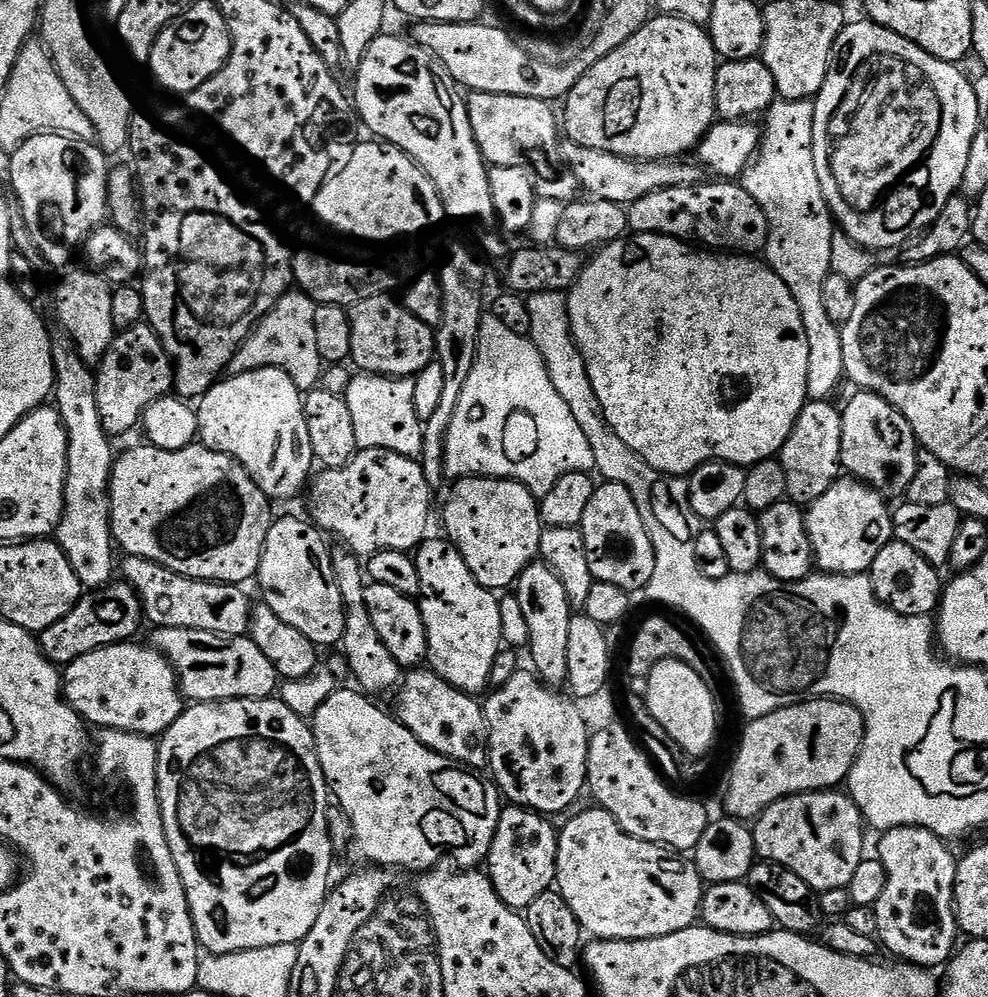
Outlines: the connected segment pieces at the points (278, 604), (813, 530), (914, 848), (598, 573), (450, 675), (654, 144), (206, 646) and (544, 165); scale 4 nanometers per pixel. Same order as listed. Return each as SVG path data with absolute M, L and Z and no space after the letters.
M296 516L273 519L270 534L266 534L258 573L260 588L264 591L262 600L274 614L278 614L278 618L282 618L282 622L306 634L312 644L336 646L344 636L346 618L342 593L338 591L332 569L330 544L315 523L305 520Z
M847 474L834 481L822 498L807 505L804 514L815 567L829 576L863 576L871 573L878 550L894 538L893 509L888 508L888 504L889 501L871 485Z
M892 828L879 839L878 858L888 875L886 890L882 890L874 905L878 918L876 936L883 951L885 948L896 955L893 957L897 961L917 964L919 968L932 970L937 967L935 964L947 965L958 937L954 902L957 857L952 857L941 837L925 828Z
M601 483L586 505L586 514L582 514L580 533L586 542L586 558L590 558L590 570L593 581L610 582L629 594L647 589L650 578L654 578L654 546L650 542L648 527L642 522L642 514L626 486L621 484Z
M447 538L441 540L425 539L419 548L415 549L414 559L418 566L418 582L420 583L420 595L418 603L422 622L426 626L426 638L428 639L427 667L436 672L450 686L454 686L460 692L480 694L483 688L490 685L490 670L494 666L494 658L502 650L502 614L500 613L500 601L497 593L491 588L483 588L470 574L470 566L462 558L462 554L455 548L452 541Z
M667 14L653 15L646 26L642 26L642 30L638 30L638 34L634 34L634 38L630 38L630 42L622 42L622 46L618 46L618 50L614 50L614 54L606 54L606 58L602 58L594 67L588 69L577 84L569 90L566 99L563 101L564 116L562 112L562 132L571 143L589 148L590 150L606 150L615 156L625 156L628 160L674 160L677 158L687 157L687 152L699 149L701 140L717 123L716 103L714 102L714 78L716 77L716 69L718 67L718 57L712 40L708 37L707 31L701 25L683 20L680 16L670 16Z
M156 628L151 647L172 663L180 691L189 701L211 704L213 700L266 700L277 691L278 677L270 658L248 636L219 636L206 630Z
M468 92L466 103L474 138L489 165L532 169L537 179L536 191L546 200L571 202L581 195L578 178L574 178L574 170L570 170L564 160L558 116L552 113L553 105L549 101L525 96Z

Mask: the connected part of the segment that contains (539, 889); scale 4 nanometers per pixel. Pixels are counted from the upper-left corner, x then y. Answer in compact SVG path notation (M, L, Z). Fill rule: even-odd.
M508 806L501 811L488 851L486 875L506 906L526 910L538 894L549 891L555 885L558 828L548 820L551 819L547 815L531 808Z

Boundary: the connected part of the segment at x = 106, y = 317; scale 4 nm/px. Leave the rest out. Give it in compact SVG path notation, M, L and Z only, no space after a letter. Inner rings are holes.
M95 270L72 271L65 271L61 275L65 276L56 288L56 316L60 319L59 327L75 342L78 354L89 366L96 366L112 345L112 339L117 333L110 307L113 285Z

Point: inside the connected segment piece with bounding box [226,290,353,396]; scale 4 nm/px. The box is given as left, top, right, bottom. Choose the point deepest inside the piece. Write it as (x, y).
(285, 339)

